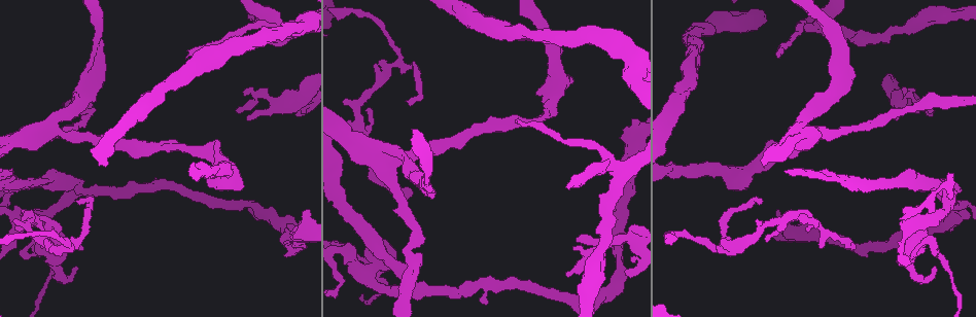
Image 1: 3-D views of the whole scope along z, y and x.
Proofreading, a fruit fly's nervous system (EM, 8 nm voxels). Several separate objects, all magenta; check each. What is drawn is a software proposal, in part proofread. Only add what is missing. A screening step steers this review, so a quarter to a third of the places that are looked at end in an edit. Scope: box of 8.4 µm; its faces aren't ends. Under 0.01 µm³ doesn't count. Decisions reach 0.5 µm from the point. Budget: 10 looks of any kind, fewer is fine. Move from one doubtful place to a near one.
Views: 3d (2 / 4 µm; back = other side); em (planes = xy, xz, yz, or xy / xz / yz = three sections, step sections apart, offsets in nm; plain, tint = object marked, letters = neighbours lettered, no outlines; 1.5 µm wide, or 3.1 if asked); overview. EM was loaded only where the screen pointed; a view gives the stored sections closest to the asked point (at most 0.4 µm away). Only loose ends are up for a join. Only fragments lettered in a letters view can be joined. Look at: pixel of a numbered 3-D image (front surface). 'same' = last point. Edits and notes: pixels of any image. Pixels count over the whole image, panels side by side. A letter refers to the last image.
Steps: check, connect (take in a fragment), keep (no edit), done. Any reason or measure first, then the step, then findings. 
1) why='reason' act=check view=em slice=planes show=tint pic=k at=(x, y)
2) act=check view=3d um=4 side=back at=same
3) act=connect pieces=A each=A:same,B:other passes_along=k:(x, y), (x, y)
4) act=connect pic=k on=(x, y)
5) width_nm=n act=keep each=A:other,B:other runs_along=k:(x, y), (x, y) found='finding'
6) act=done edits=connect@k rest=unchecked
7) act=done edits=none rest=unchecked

why='free end' act=check view=em slice=yz step=8 show=tint pic=1 at=(300, 113)

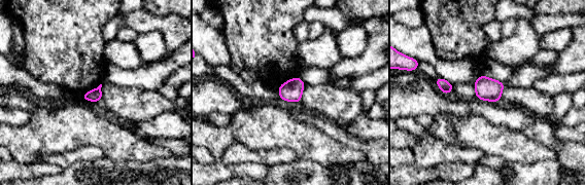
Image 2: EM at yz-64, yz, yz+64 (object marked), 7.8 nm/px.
why='cut it another way' act=check view=em slice=planes show=letters at=same

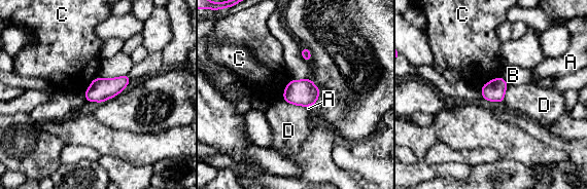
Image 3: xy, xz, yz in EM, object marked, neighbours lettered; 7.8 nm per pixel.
act=keep each=A:other,B:other,C:other,D:other border=3:(290, 80), (284, 88), (282, 99) found='none of them fits'

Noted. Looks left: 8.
why='tapers out' act=check view=3d um=2 pic=1 at=(779, 57)

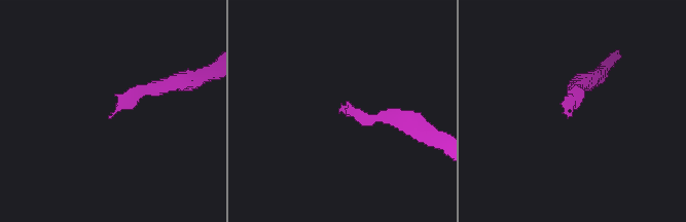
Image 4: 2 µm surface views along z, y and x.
act=check view=em slice=planes show=tint pic=4 at=(345, 110)

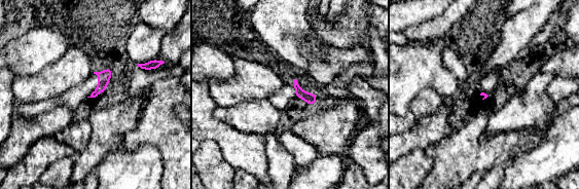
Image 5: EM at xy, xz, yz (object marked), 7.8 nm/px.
why='what lies round it' act=check view=em slice=planes show=letters at=same

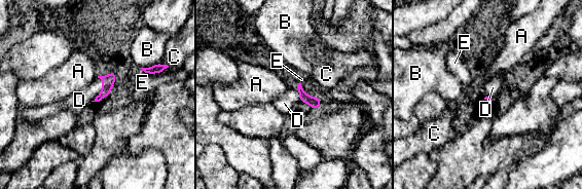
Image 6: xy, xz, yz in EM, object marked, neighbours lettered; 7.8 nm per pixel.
act=connect pieces=D each=A:other,B:other,C:other,D:same,E:other passes_along=6:(108, 80), (102, 89), (79, 100) found='it goes on there'

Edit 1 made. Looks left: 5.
act=check view=overview

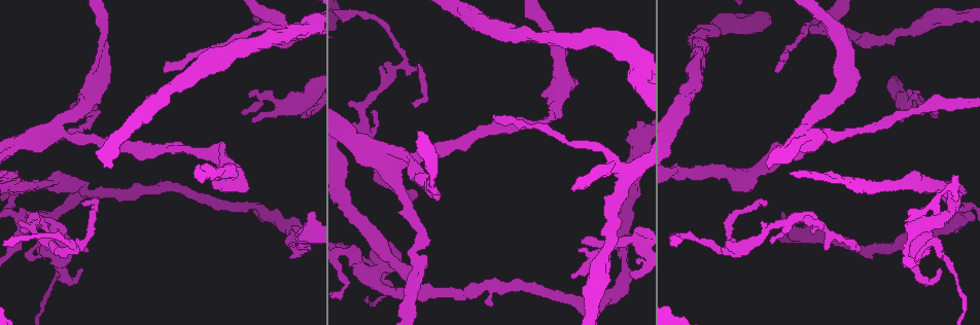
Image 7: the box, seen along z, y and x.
why='free end' act=check view=3d um=4 pic=7 at=(486, 303)

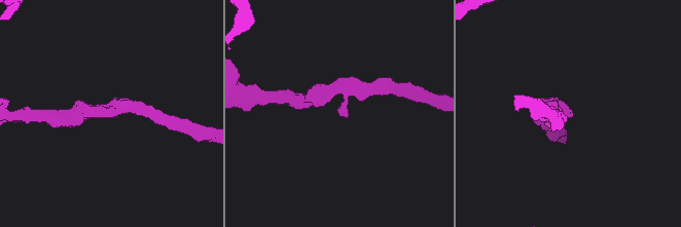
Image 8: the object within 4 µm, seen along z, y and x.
arm_widths_nm=240,280 act=check view=em slice=xz step=8 show=letters pic=8 at=(571, 117)

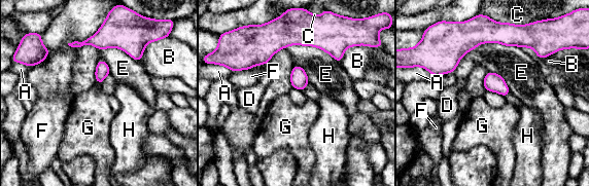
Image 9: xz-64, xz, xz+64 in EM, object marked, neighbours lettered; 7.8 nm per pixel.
act=keep each=A:other,B:other,C:other,D:other,E:other,F:other,G:other,H:other found='none of them fits'

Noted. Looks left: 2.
why='tapers out' act=check view=3d um=2 pic=7 at=(374, 110)

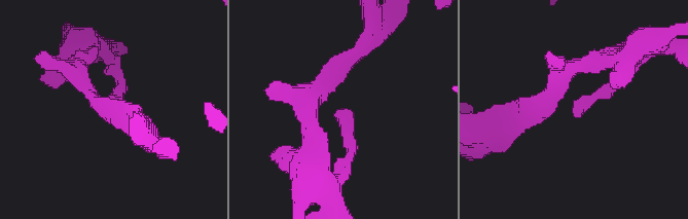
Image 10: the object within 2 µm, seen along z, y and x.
act=check view=em slice=planes show=letters pic=10 at=(339, 114)

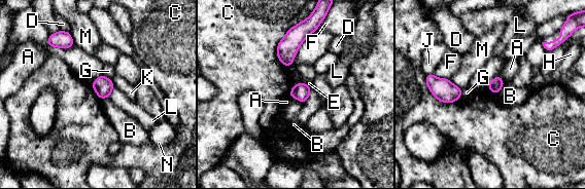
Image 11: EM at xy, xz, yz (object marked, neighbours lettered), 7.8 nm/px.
act=keep each=A:other,B:other,C:other,D:other,E:other,F:other,G:other,H:other,J:other,K:other,L:other,M:other,N:other found='no lettered fragment goes on from it'

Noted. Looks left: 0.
act=done edits=connect@6 rest=unchecked

